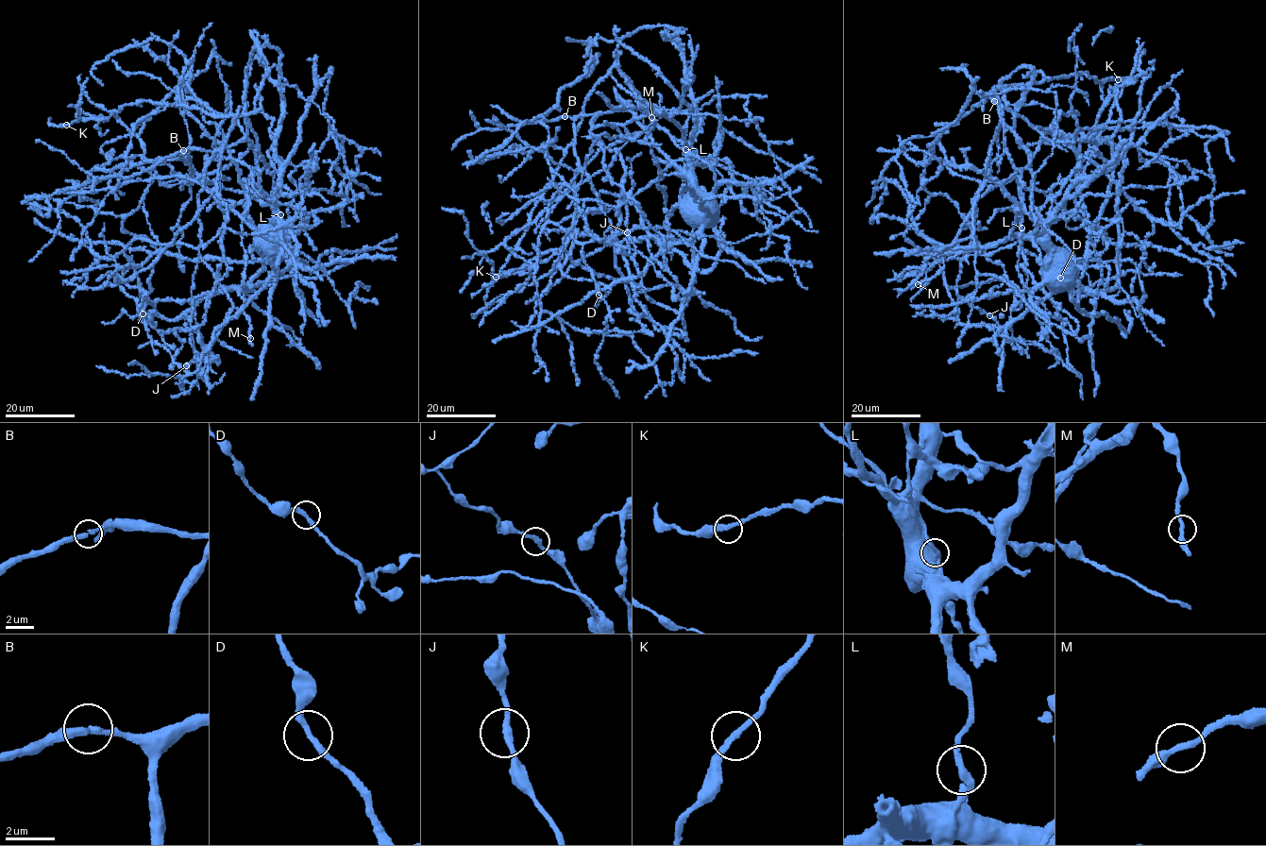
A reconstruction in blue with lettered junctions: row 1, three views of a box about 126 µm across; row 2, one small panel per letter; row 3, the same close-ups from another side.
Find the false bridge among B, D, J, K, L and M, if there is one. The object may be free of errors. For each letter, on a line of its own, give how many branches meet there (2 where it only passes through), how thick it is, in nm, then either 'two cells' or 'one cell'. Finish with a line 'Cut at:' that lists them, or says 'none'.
B: 2 branches meet; 280 nm thick; one cell
D: 2 branches meet; 280 nm thick; one cell
J: 2 branches meet; 280 nm thick; one cell
K: 2 branches meet; 240 nm thick; one cell
L: 2 branches meet; 280 nm thick; one cell
M: 2 branches meet; 280 nm thick; one cell
Cut at: none

